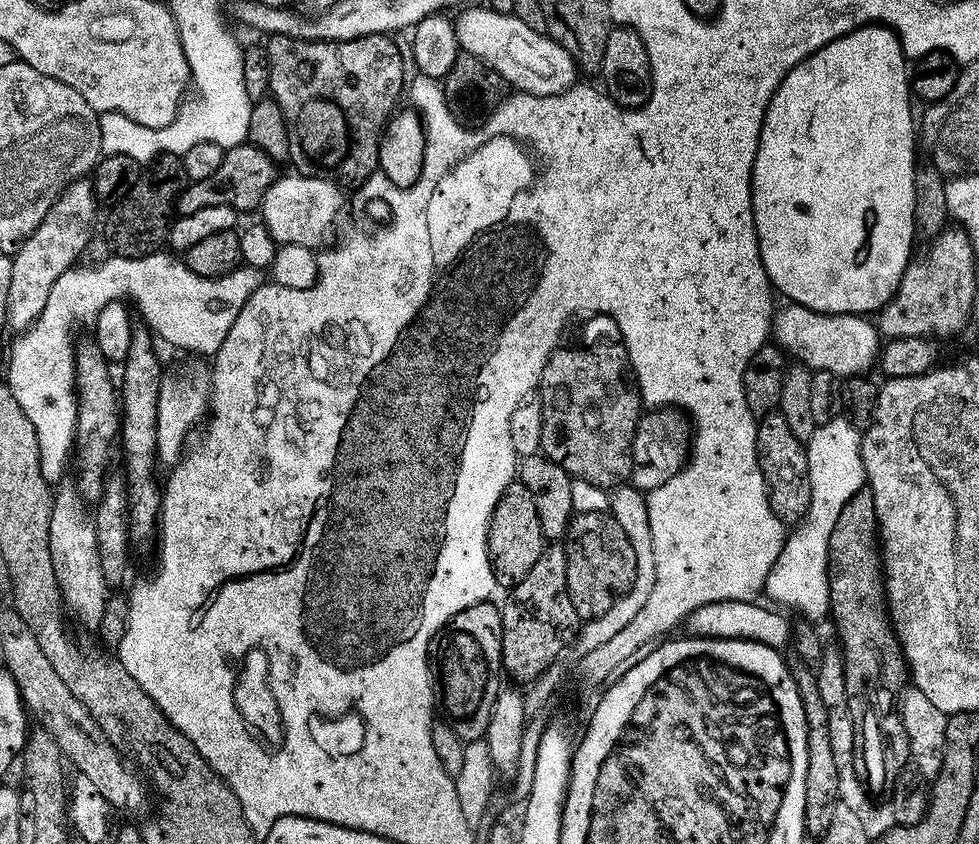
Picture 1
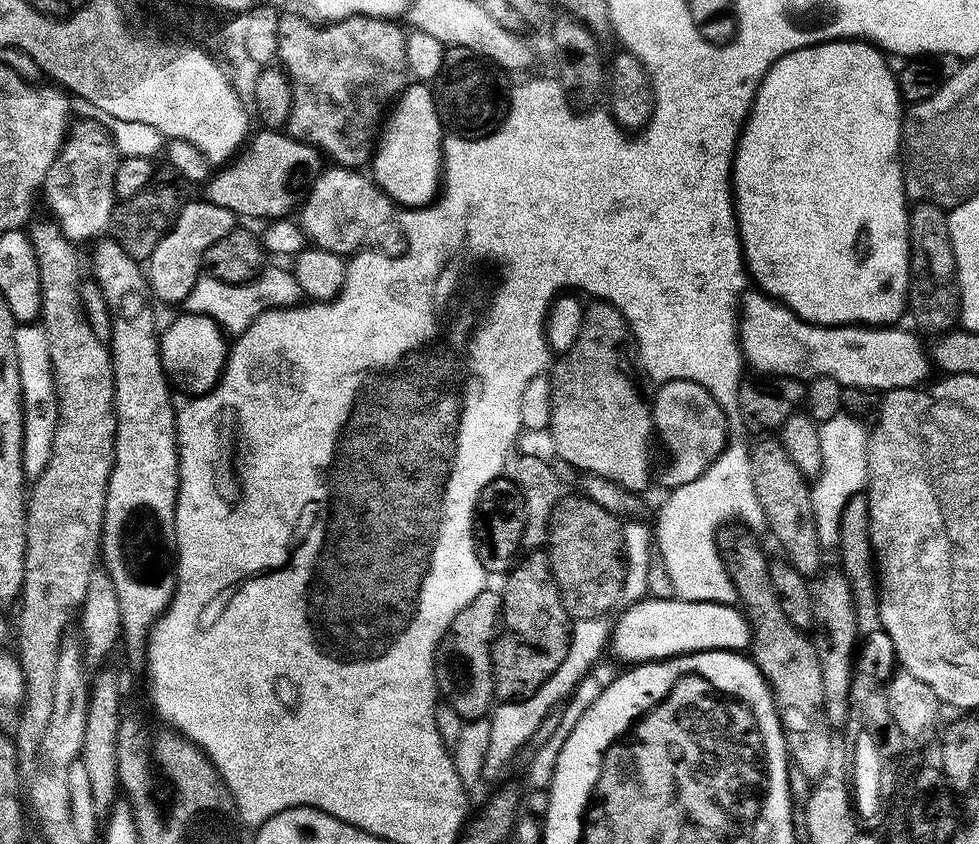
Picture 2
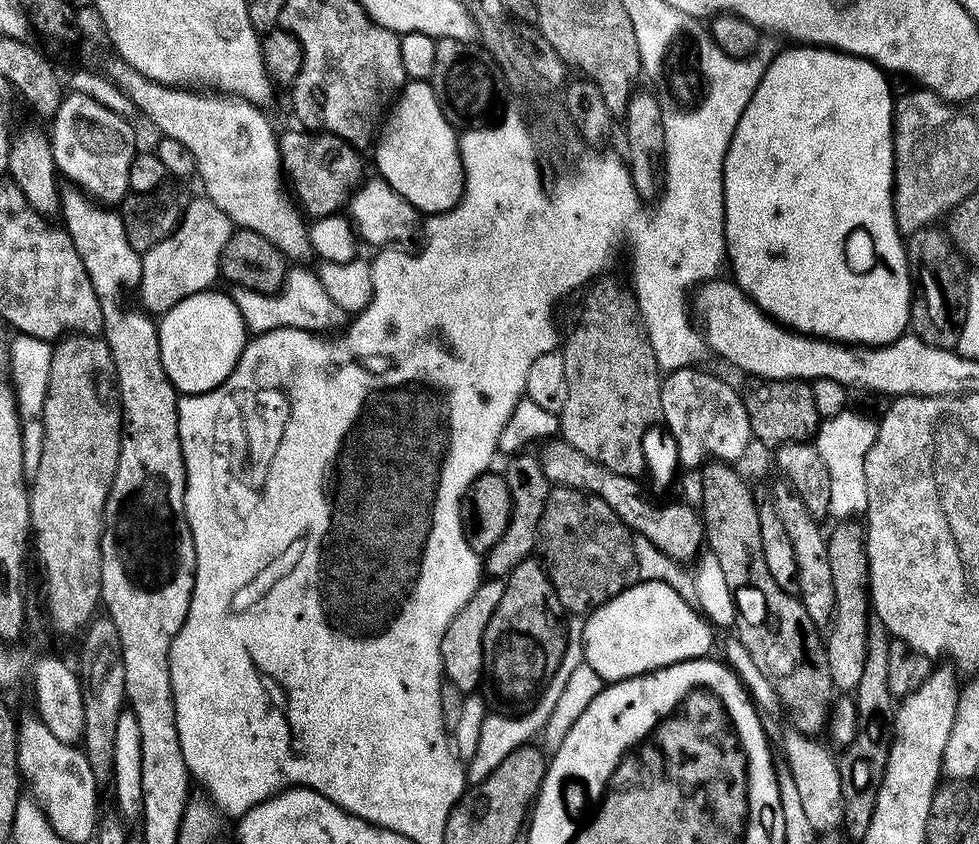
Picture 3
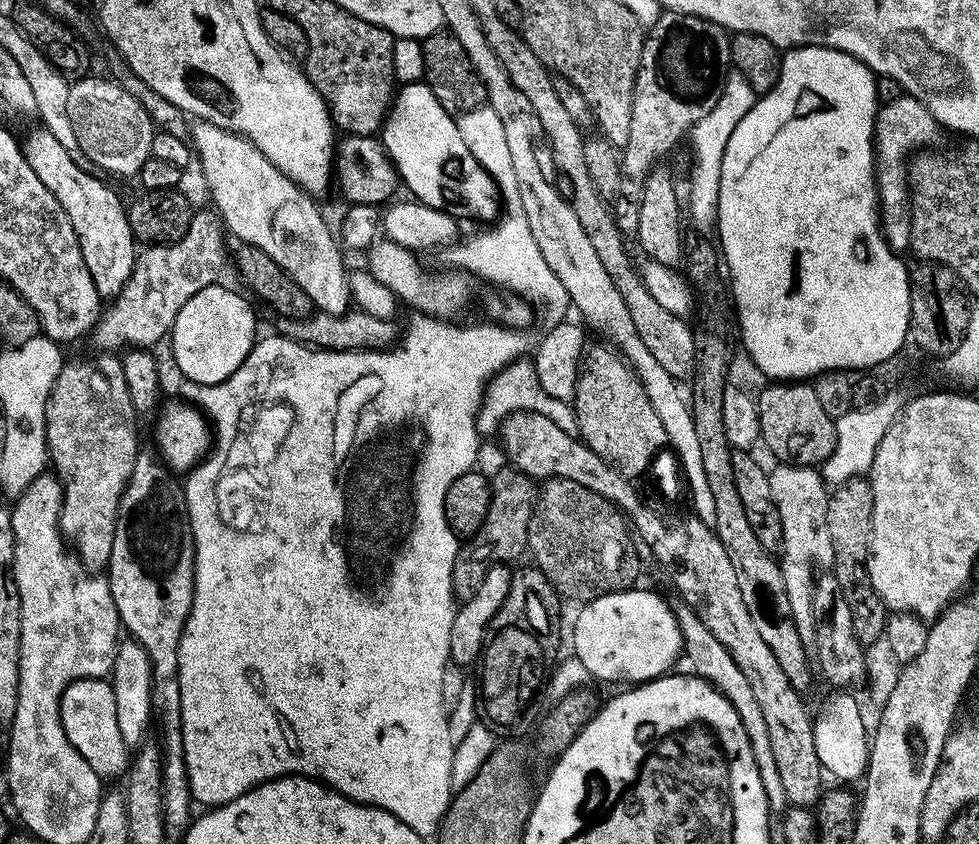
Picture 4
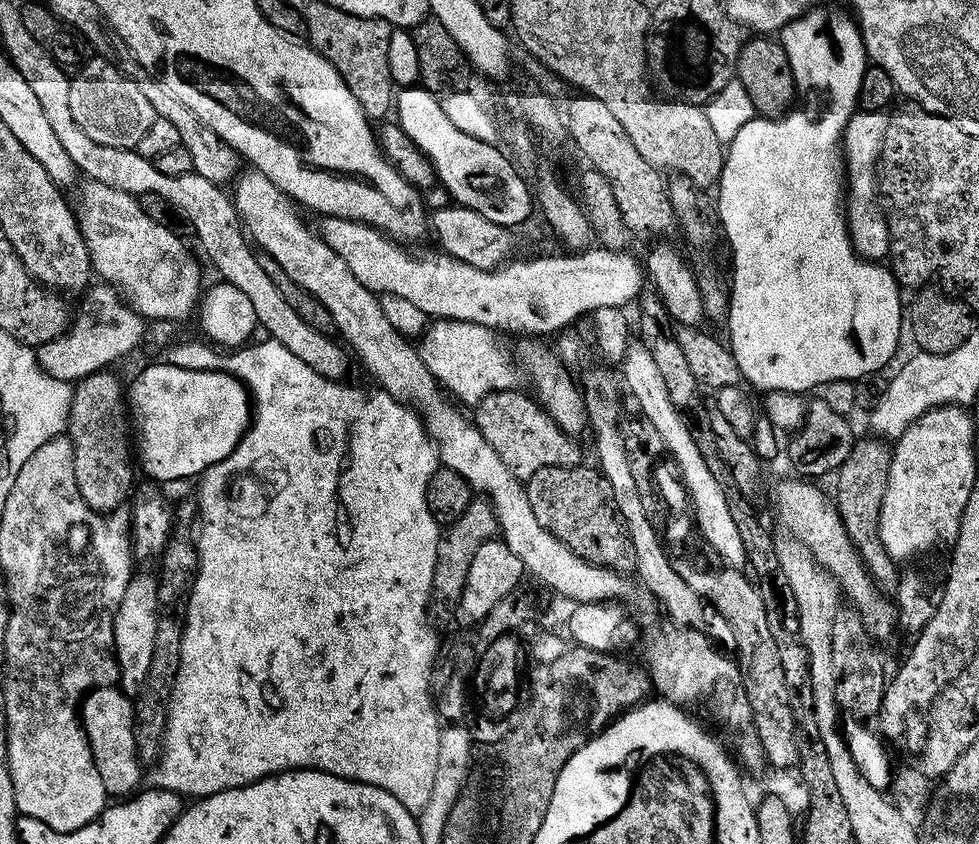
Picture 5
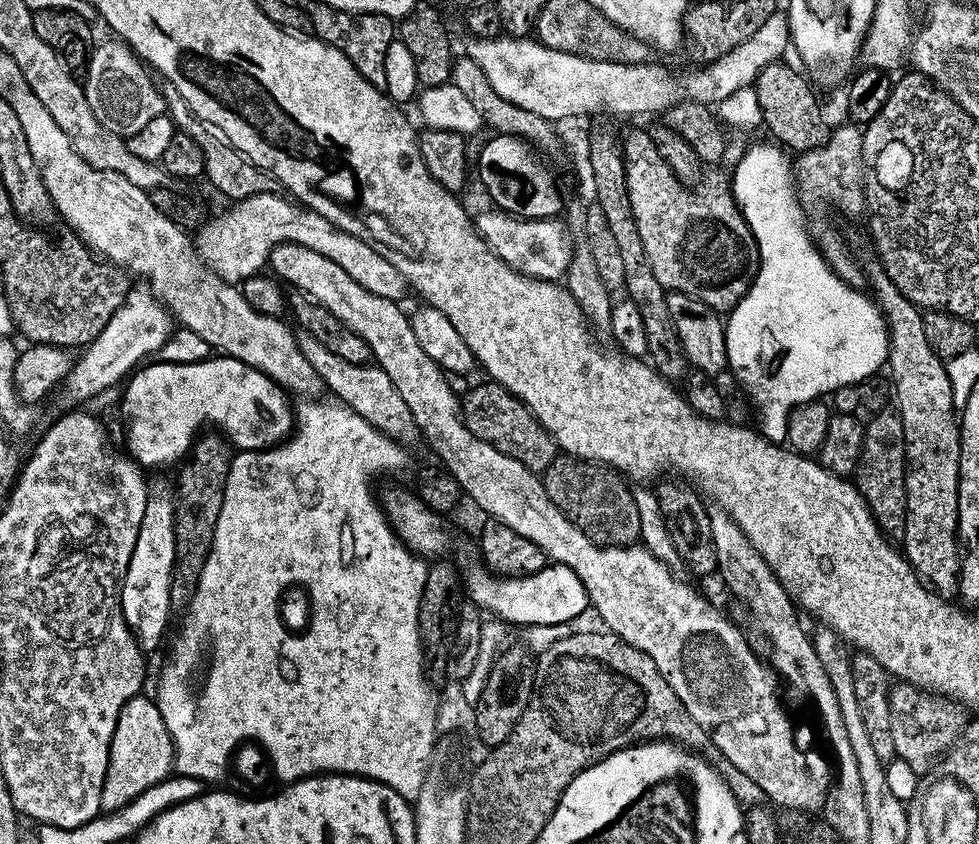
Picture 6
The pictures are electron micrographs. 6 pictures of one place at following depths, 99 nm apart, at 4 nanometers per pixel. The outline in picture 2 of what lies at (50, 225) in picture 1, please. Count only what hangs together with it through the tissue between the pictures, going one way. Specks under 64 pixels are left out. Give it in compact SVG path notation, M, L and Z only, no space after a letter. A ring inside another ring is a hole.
M88 120L84 122L77 121L70 129L68 134L68 139L65 140L63 150L59 152L58 158L54 162L54 166L50 168L50 172L44 179L44 186L42 189L42 194L44 199L46 198L48 206L51 212L54 214L53 219L60 227L61 232L68 240L73 242L81 242L80 240L88 240L94 236L99 237L104 231L104 233L109 229L112 221L113 210L116 207L118 201L116 198L116 192L114 191L114 171L117 170L117 162L120 161L120 154L116 148L116 144L113 142L111 136L111 131L104 125L104 127L96 122L90 122Z

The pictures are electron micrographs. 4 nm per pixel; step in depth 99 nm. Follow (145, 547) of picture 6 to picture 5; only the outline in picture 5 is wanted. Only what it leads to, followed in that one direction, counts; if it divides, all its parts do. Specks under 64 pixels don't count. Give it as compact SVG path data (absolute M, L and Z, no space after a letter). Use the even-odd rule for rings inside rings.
M133 575L126 586L126 594L116 611L114 640L116 657L120 663L119 687L129 694L139 693L143 682L150 674L150 664L154 662L154 644L158 634L160 600L156 596L158 580L155 575Z

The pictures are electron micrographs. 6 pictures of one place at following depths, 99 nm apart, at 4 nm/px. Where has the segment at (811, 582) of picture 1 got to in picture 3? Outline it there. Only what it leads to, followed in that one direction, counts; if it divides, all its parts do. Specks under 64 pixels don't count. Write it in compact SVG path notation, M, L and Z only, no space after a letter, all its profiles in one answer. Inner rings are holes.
M845 410L832 419L825 419L814 437L818 454L822 454L826 470L830 470L828 516L832 518L837 516L835 519L840 522L855 517L857 515L855 512L863 513L868 507L864 463L870 446L874 446L877 421L871 415L856 412Z

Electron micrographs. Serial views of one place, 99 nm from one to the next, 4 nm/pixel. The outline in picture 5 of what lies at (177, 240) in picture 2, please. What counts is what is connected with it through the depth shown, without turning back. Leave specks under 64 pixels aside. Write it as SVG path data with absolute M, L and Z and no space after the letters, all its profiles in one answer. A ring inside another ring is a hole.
M107 282L93 283L86 295L88 298L82 316L71 321L68 331L36 348L36 357L42 370L59 380L79 382L90 374L105 371L138 347L144 337L145 317L125 302L113 285Z

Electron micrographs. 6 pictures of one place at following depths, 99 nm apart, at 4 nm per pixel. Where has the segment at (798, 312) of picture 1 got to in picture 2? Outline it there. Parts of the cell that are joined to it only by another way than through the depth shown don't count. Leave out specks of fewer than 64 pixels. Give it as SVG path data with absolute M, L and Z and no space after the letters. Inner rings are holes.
M749 290L744 293L742 303L740 305L740 351L744 354L744 359L749 365L752 364L757 368L757 373L771 374L772 376L791 376L797 380L805 382L812 381L817 376L829 376L834 378L846 388L871 388L881 394L890 392L894 388L914 388L918 382L924 382L929 379L928 368L930 369L929 354L925 345L920 345L920 340L912 332L907 332L901 326L865 326L863 324L811 324L808 320L795 316L787 306L778 300L765 296L759 290Z

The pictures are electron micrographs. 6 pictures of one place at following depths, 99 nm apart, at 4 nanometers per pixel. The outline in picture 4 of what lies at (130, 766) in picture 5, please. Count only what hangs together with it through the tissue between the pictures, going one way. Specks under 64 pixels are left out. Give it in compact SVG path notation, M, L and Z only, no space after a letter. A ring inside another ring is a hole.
M107 679L75 680L62 694L60 699L60 721L66 736L90 762L90 766L102 778L123 777L129 769L130 747L118 730L118 706L114 700L114 690Z

